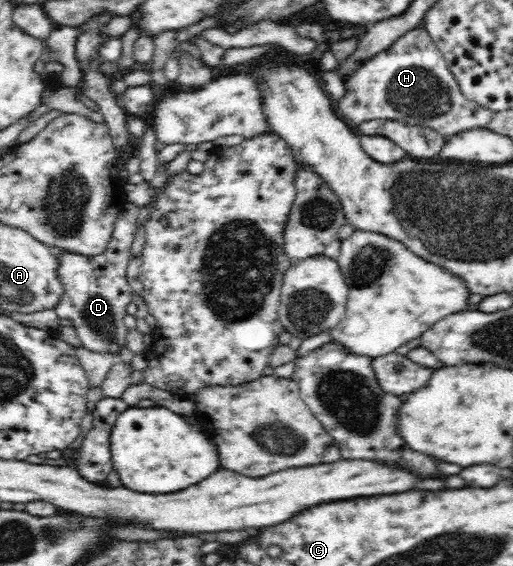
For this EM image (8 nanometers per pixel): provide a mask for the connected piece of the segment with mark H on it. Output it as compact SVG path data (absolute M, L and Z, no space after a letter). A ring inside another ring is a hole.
M422 26L413 28L398 38L391 46L363 64L345 80L345 92L338 100L338 115L352 120L354 124L366 120L388 120L402 122L410 126L421 126L449 137L467 130L482 129L493 118L490 110L485 110L460 92L459 85L448 69L442 52L436 47L434 39L427 34Z

